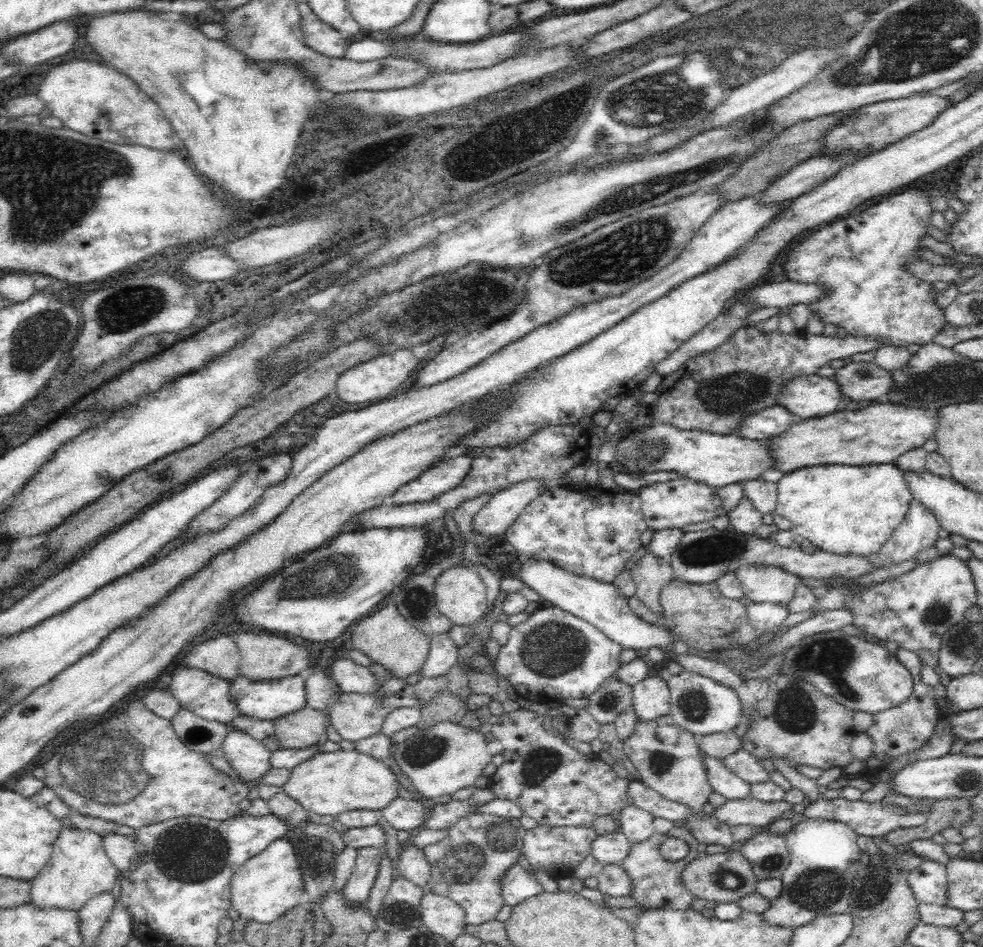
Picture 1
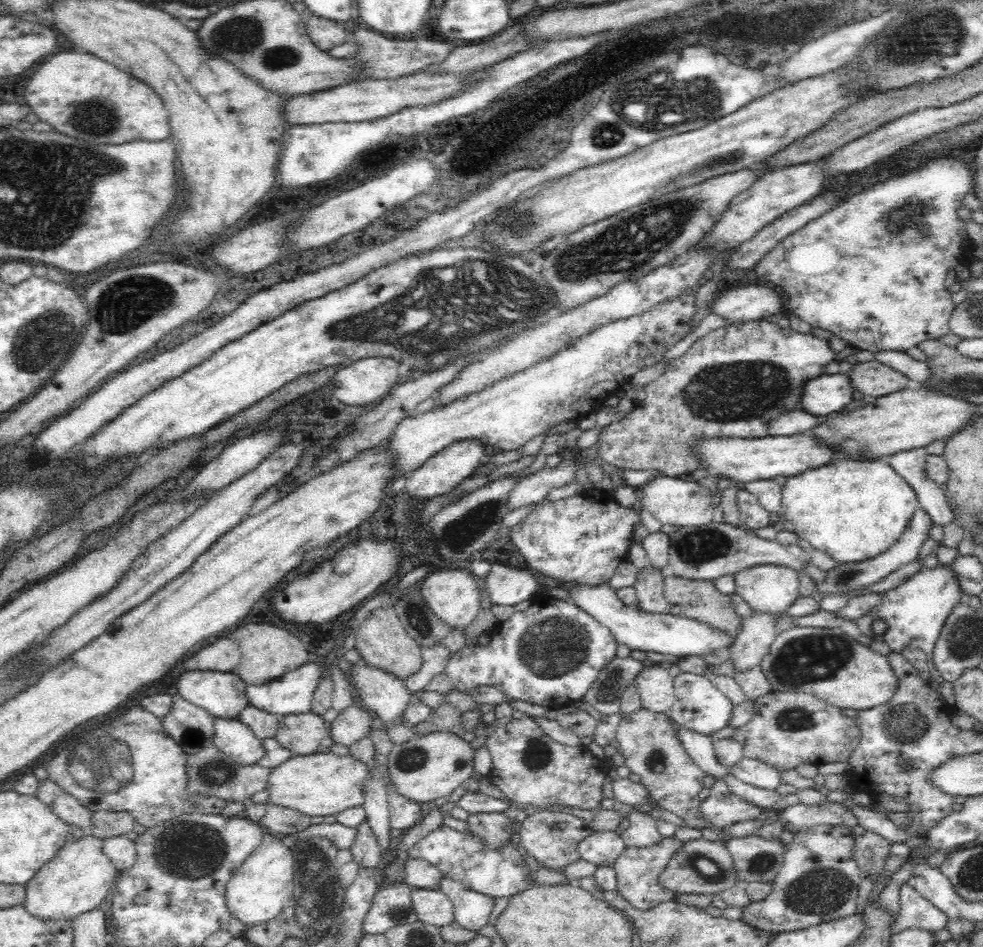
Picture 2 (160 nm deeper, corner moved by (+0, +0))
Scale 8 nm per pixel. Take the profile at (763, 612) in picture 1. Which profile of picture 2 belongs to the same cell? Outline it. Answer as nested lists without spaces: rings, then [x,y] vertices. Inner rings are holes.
[[[754,612],[749,617],[746,617],[744,624],[741,624],[738,634],[734,637],[733,644],[729,650],[729,660],[734,669],[735,674],[742,674],[752,670],[756,665],[759,665],[763,656],[768,654],[769,646],[772,640],[779,633],[776,629],[777,616],[767,614],[766,612]]]

